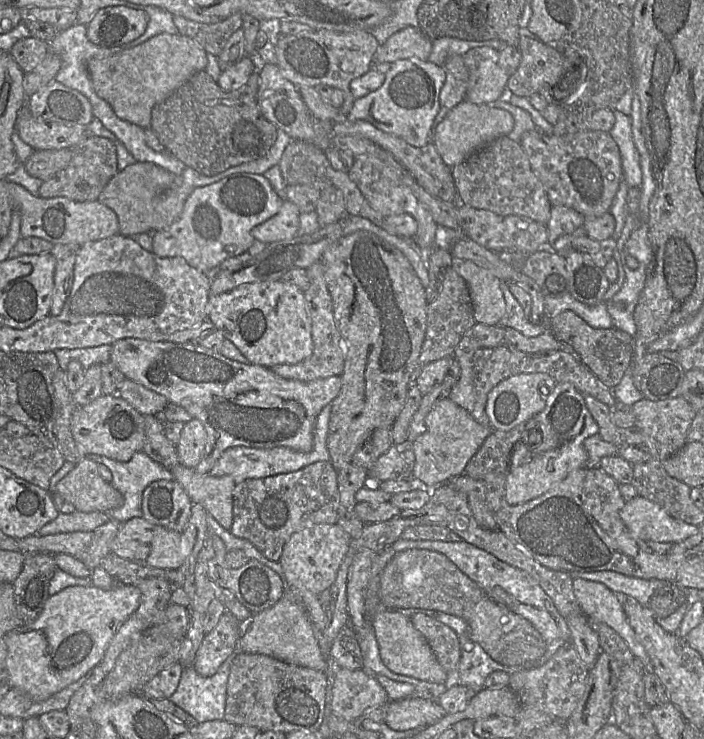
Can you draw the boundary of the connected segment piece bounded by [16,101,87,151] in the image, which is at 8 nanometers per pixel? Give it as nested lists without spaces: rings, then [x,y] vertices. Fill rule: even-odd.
[[[28,101],[18,113],[16,130],[22,141],[35,151],[73,148],[87,136],[87,127],[34,117],[30,113]]]

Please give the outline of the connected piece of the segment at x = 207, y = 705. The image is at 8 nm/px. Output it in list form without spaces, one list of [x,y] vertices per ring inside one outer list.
[[[237,647],[212,676],[201,676],[193,665],[185,666],[178,687],[169,699],[198,723],[223,720],[230,669],[233,659],[240,652]]]

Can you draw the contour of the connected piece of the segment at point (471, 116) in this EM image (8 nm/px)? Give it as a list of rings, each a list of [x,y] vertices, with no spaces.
[[[464,99],[436,126],[433,143],[445,164],[452,168],[487,143],[501,136],[507,136],[513,128],[514,119],[508,111]]]

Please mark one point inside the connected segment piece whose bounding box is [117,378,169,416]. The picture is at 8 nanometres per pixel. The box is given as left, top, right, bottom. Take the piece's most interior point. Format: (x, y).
(147, 402)

